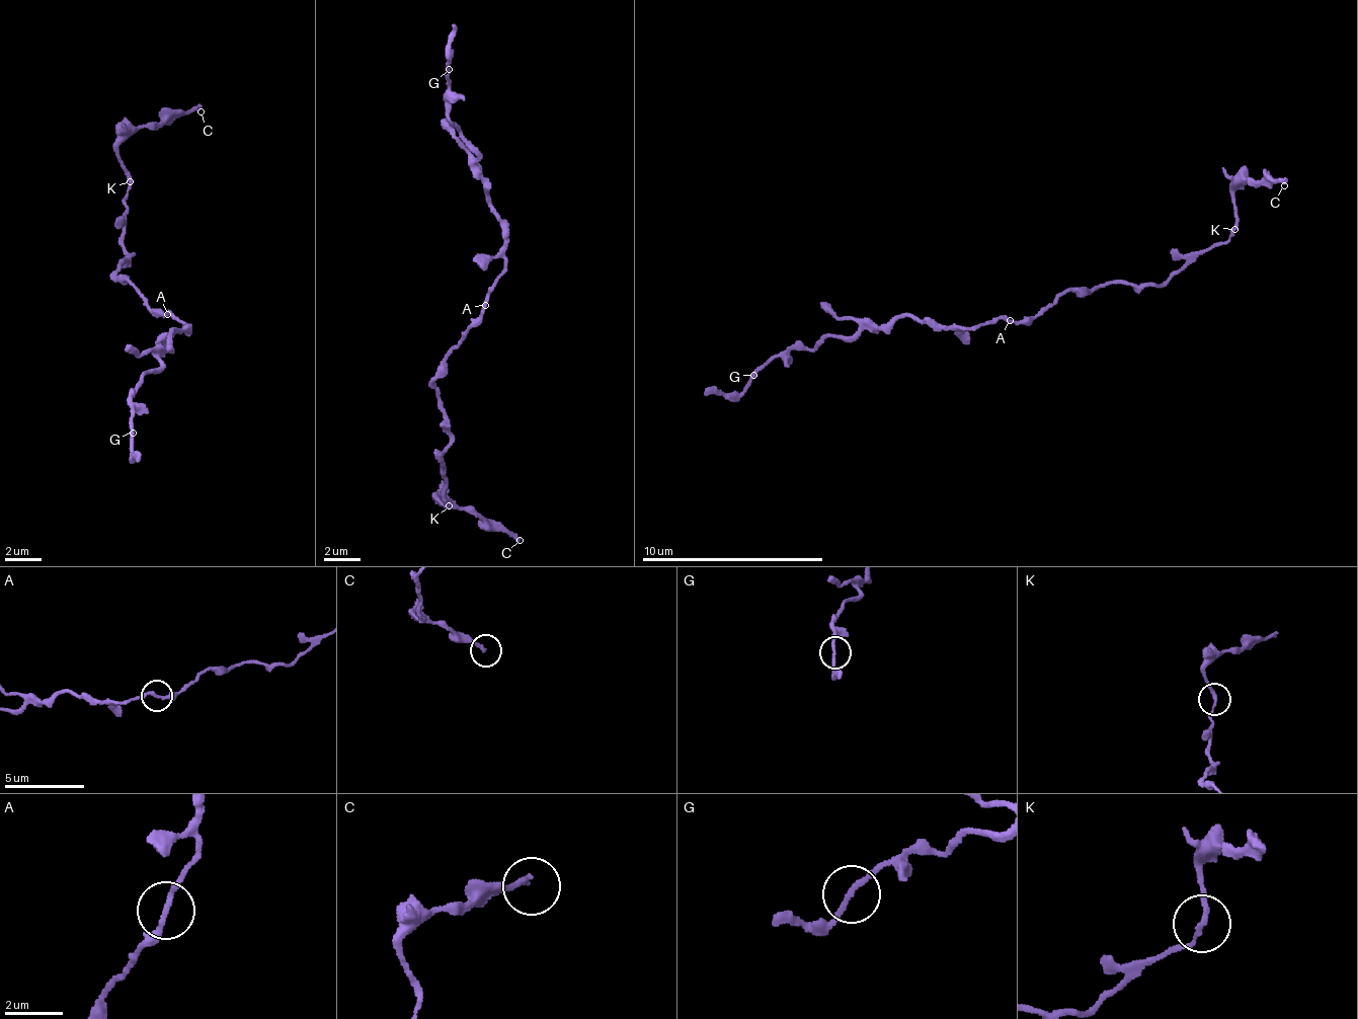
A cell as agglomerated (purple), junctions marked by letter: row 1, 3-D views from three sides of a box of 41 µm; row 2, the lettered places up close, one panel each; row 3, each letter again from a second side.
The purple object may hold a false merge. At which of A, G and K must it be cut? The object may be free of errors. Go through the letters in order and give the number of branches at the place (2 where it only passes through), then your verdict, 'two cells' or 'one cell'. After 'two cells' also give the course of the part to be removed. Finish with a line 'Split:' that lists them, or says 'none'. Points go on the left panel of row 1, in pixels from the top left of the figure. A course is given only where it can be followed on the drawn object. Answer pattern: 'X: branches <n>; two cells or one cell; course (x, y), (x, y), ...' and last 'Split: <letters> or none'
A: branches 2; one cell
G: branches 2; one cell
K: branches 2; one cell
Split: none

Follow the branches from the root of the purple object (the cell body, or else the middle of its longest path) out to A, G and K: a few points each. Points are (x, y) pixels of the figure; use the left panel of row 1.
A: (153, 309), (167, 314)
G: (153, 309), (167, 315), (171, 311), (185, 326), (186, 335), (172, 332), (155, 369), (133, 393), (133, 433)
K: (153, 309), (130, 277), (115, 273), (121, 262), (129, 256), (125, 241), (124, 196), (129, 190), (129, 180)

